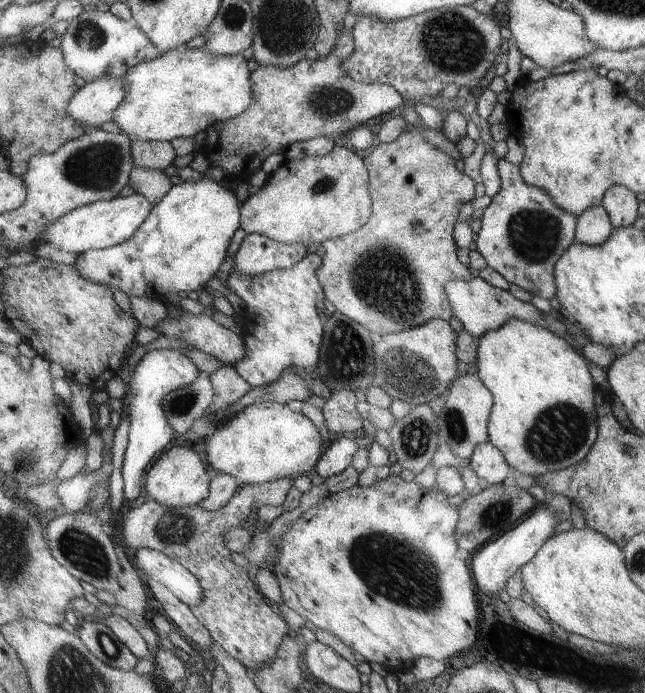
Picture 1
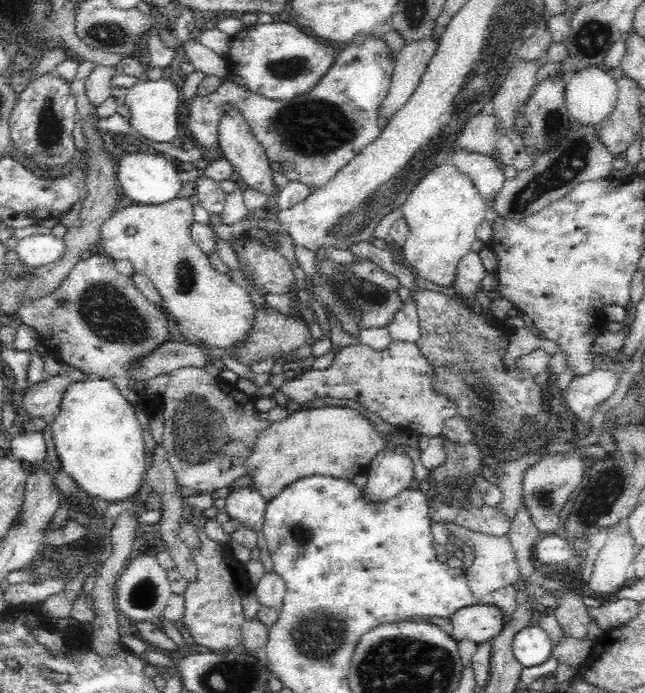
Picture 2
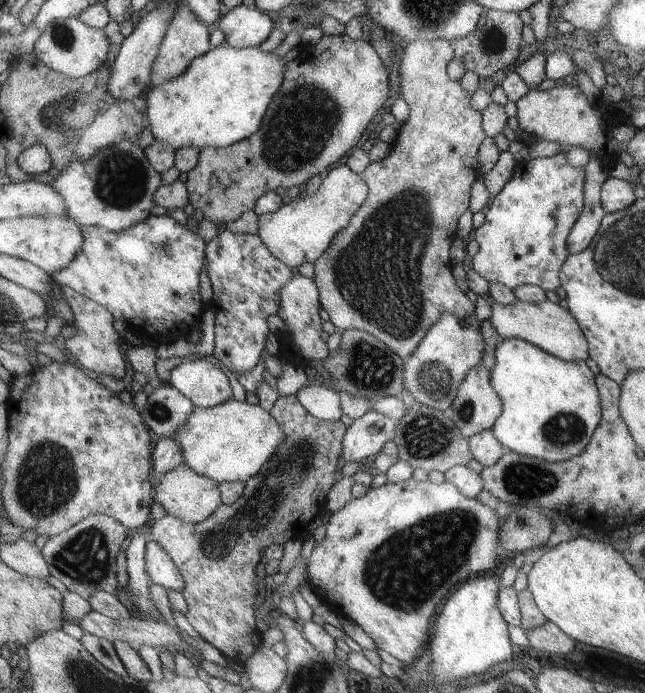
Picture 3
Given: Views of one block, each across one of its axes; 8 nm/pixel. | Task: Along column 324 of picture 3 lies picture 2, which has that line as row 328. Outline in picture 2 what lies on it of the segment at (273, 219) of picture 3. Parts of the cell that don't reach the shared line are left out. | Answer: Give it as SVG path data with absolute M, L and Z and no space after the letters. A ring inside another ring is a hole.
M174 198L168 204L162 206L128 206L124 210L116 210L110 218L106 218L98 226L98 246L102 248L102 254L110 256L112 260L130 260L134 270L138 274L146 274L156 290L162 294L162 300L172 316L176 316L176 324L180 326L180 332L186 340L192 344L206 342L212 348L230 352L234 356L240 356L244 348L248 348L248 342L256 338L256 314L258 308L252 302L252 296L246 292L244 286L236 284L230 274L218 274L212 268L212 262L208 254L192 240L192 224L194 222L194 202L188 198Z

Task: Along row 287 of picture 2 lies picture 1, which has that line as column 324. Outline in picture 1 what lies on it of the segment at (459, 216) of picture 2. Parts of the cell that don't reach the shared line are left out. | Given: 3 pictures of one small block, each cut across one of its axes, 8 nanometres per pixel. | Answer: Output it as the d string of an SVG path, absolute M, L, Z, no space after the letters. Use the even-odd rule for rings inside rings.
M259 402L237 414L235 420L219 428L205 450L211 466L221 474L237 476L243 486L259 486L275 480L293 480L299 474L313 474L317 462L329 448L323 442L317 424L303 412L295 412L289 404Z

